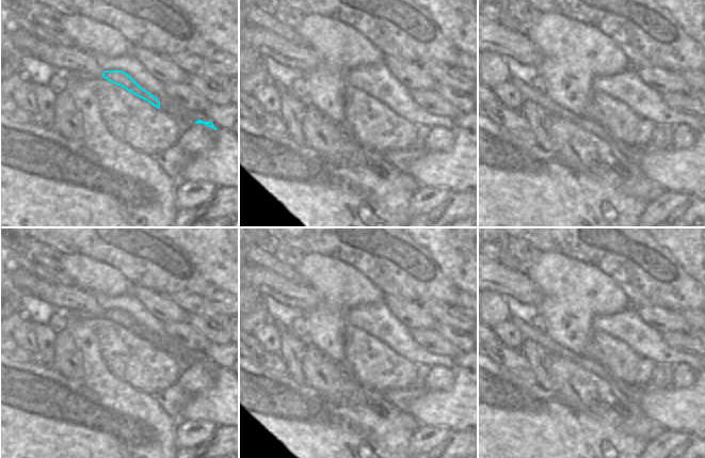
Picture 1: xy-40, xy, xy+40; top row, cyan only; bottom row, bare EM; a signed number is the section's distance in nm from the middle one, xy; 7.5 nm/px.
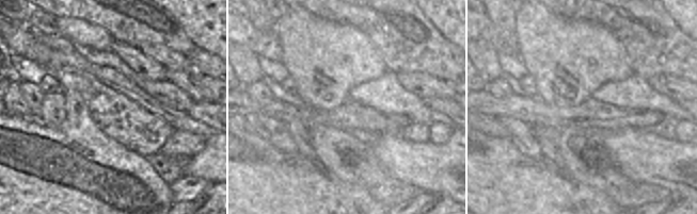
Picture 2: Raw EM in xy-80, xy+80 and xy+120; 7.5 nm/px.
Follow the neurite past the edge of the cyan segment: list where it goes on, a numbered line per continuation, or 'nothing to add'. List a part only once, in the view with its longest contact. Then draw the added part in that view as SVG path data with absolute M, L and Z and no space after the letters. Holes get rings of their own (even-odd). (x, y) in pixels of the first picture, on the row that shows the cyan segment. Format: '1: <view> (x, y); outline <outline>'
1: xy-40 (74, 61); outline M9 26L9 35L21 56L31 56L68 76L89 77L92 80L102 77L105 70L93 54L78 47L52 45L20 28L14 30L12 26Z

